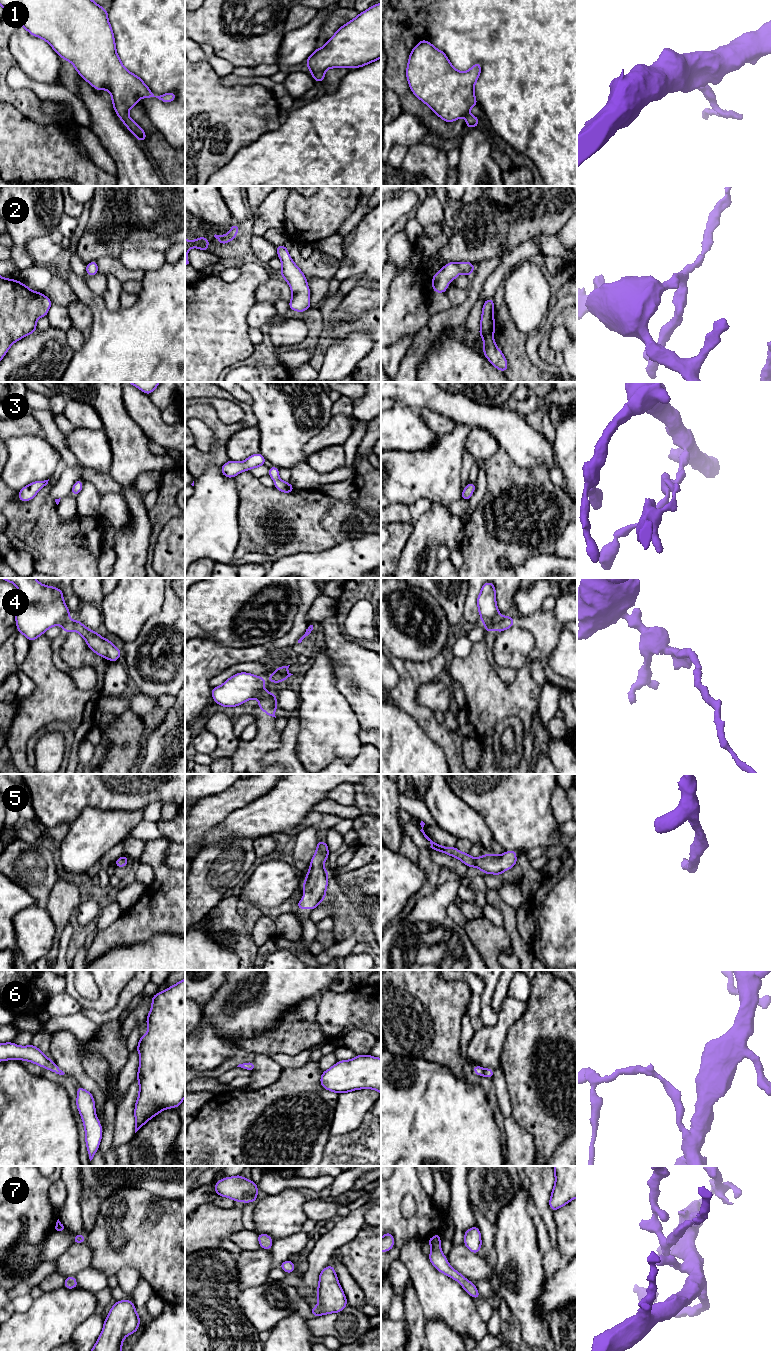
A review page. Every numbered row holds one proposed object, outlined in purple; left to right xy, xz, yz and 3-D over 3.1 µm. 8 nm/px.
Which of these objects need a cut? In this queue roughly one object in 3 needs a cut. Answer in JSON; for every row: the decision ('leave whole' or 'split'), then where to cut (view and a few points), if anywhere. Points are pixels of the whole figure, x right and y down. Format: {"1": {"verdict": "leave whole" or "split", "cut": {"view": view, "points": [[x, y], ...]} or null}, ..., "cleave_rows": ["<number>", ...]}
{"1": {"verdict": "leave whole", "cut": null}, "2": {"verdict": "leave whole", "cut": null}, "3": {"verdict": "leave whole", "cut": null}, "4": {"verdict": "split", "cut": {"view": "yz", "points": [[501, 617], [493, 622], [484, 624]]}}, "5": {"verdict": "leave whole", "cut": null}, "6": {"verdict": "leave whole", "cut": null}, "7": {"verdict": "leave whole", "cut": null}, "cleave_rows": ["4"]}

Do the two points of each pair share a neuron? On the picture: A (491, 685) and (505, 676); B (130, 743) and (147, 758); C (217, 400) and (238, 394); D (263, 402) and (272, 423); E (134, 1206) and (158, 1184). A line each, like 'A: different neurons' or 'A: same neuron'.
A: different neurons
B: different neurons
C: different neurons
D: same neuron
E: different neurons

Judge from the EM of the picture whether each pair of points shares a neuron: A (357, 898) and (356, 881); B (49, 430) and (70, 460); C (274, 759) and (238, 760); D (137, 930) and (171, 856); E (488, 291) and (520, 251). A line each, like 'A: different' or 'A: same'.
A: different
B: same
C: different
D: different
E: same

